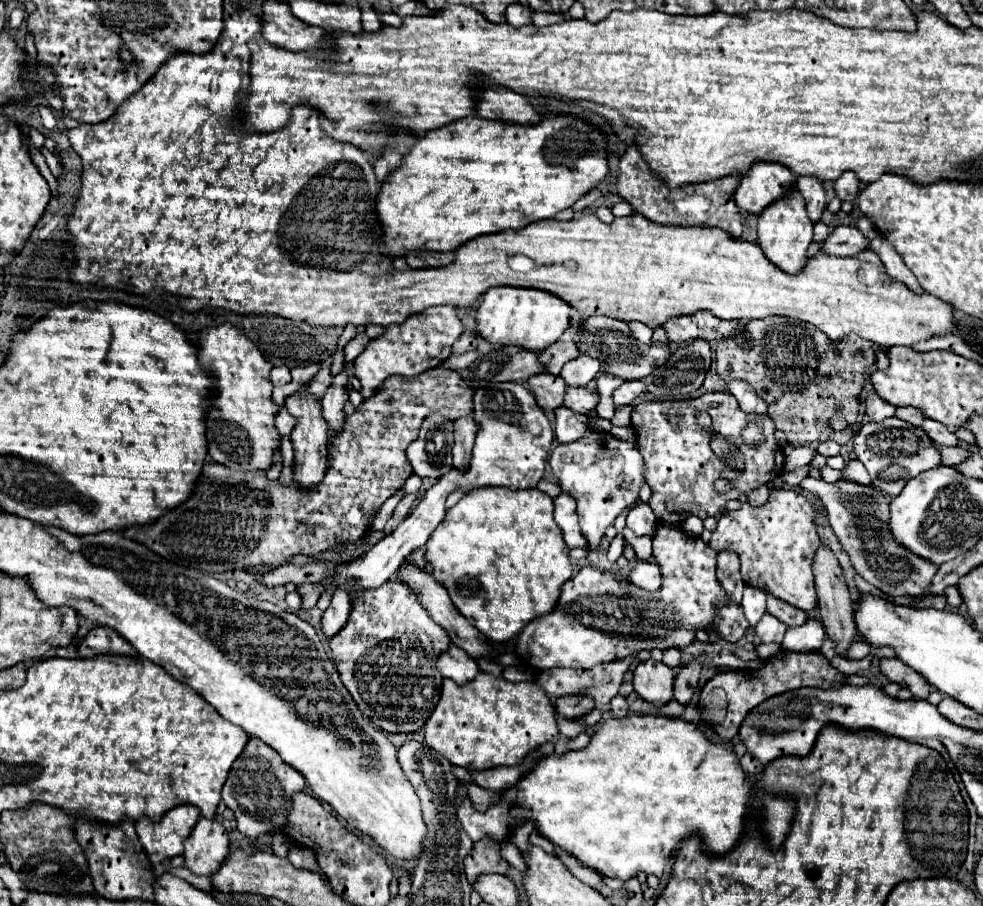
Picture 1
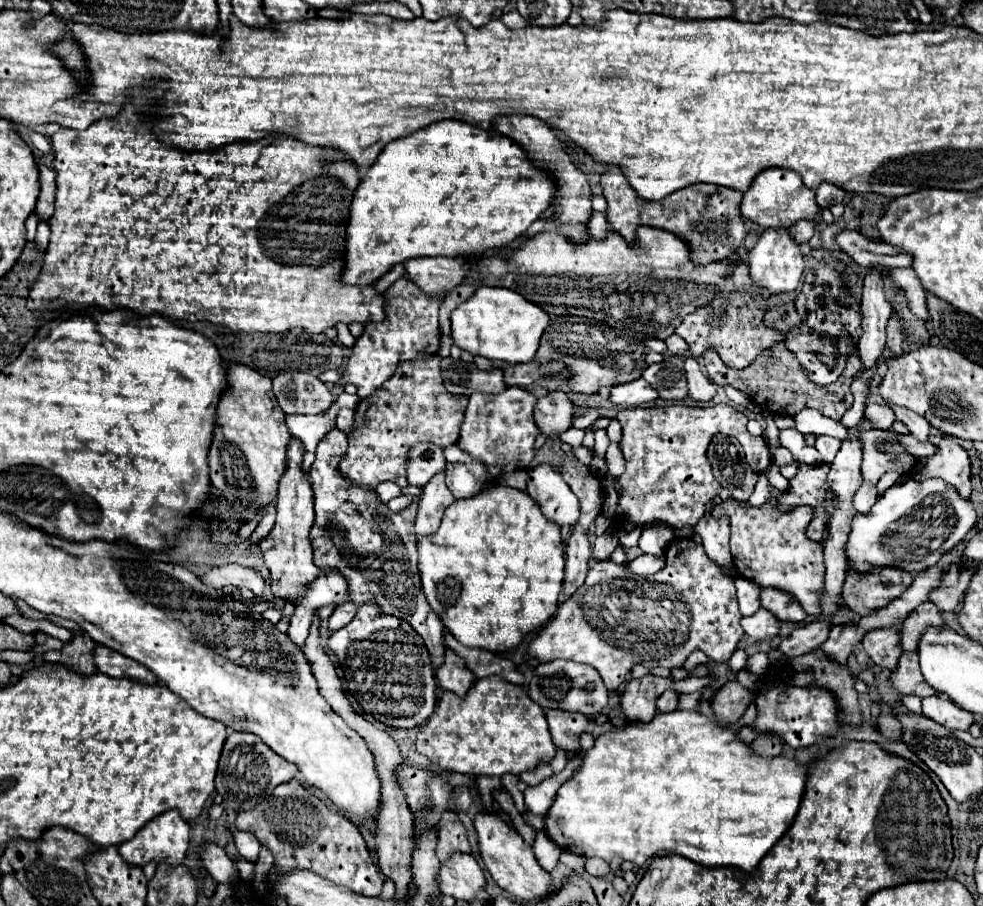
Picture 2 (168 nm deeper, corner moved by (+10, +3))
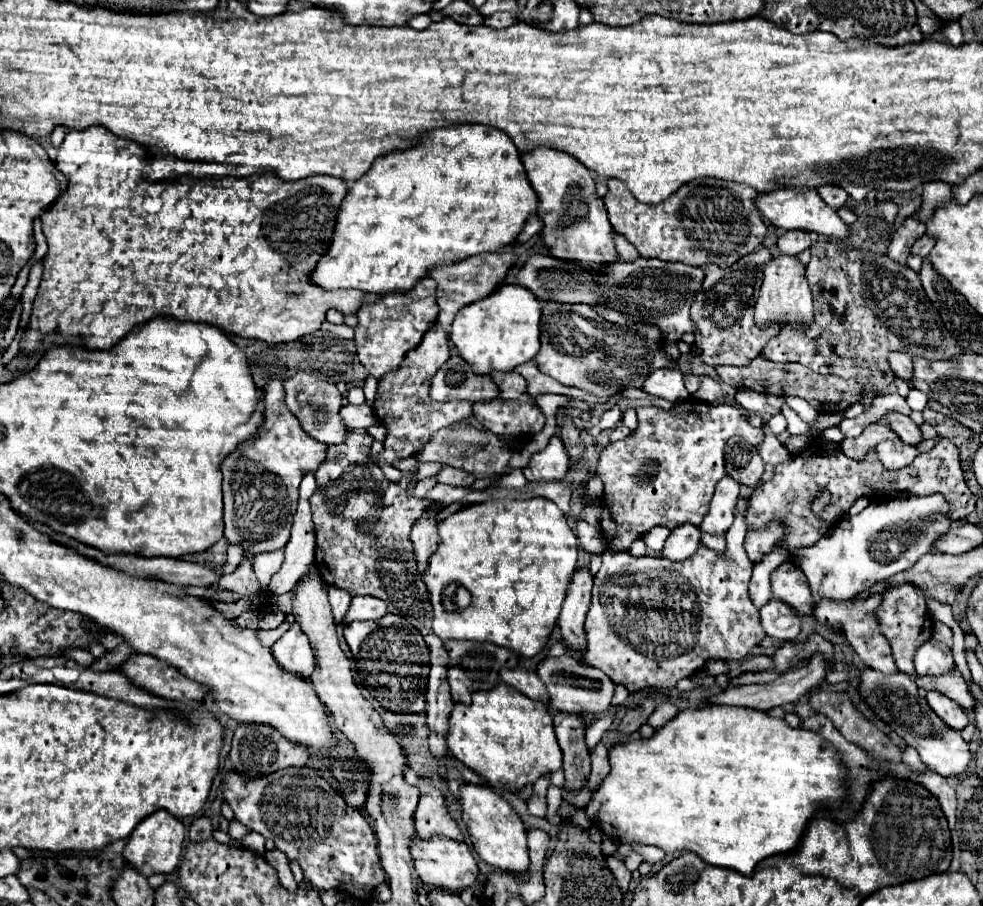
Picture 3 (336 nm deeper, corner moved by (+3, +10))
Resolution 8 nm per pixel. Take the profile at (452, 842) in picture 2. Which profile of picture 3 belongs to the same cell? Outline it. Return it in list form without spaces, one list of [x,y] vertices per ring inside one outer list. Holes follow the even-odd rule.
[[[409,770],[407,782],[419,788],[419,804],[413,812],[413,822],[417,828],[417,834],[423,838],[429,838],[433,834],[441,834],[453,840],[461,840],[461,830],[457,822],[449,816],[449,810],[445,810],[445,802],[441,796],[441,790],[421,780],[423,770]]]

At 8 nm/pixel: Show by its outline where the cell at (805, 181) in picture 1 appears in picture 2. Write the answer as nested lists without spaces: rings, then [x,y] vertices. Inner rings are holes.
[[[800,219],[800,221],[796,221],[796,223],[790,227],[790,235],[792,235],[798,243],[810,241],[810,237],[814,235],[814,221],[810,221],[810,219]]]

